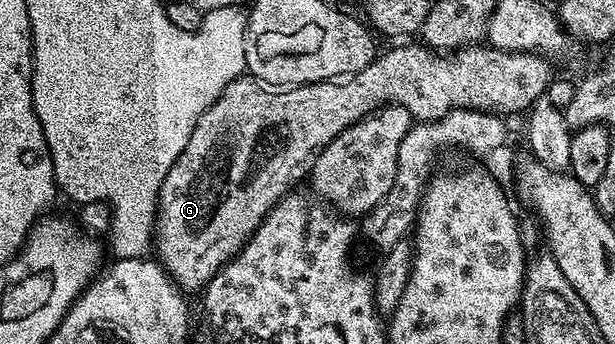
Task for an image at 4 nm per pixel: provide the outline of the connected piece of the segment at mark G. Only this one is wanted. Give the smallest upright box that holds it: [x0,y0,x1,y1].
[156,42,552,294]

